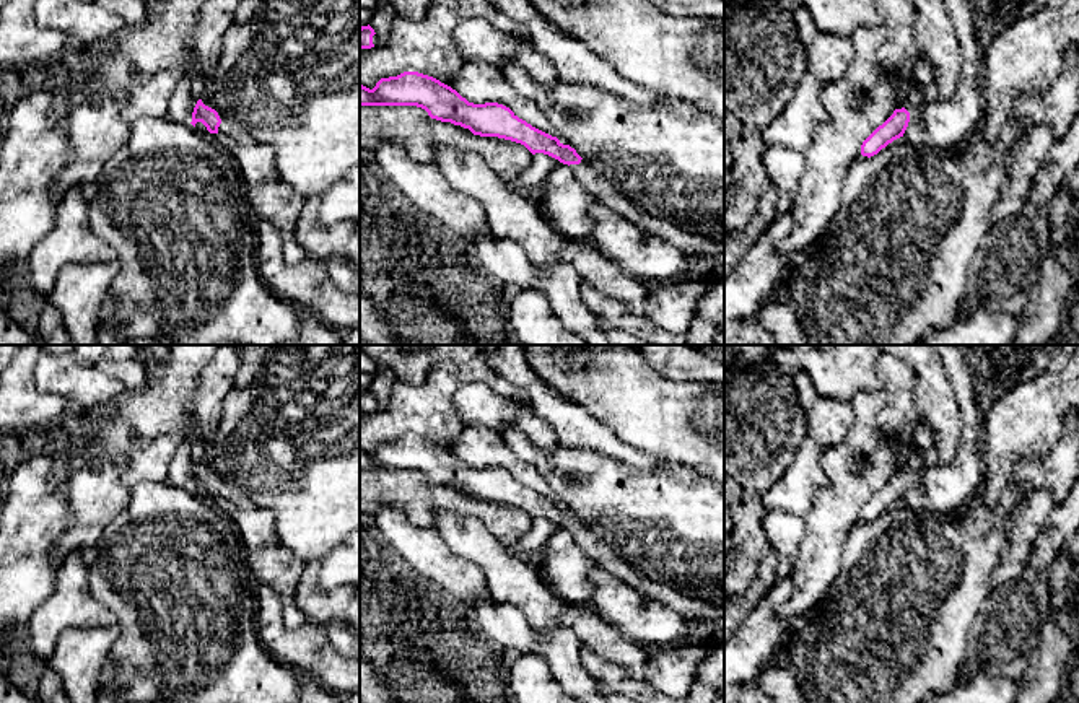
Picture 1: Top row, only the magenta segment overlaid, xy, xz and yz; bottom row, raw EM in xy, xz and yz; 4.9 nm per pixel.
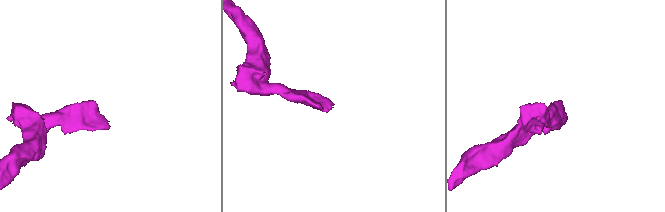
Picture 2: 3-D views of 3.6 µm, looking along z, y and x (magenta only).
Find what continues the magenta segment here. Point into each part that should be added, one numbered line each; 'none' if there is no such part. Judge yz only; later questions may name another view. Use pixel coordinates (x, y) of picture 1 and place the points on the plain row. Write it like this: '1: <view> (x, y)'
1: yz (915, 467)

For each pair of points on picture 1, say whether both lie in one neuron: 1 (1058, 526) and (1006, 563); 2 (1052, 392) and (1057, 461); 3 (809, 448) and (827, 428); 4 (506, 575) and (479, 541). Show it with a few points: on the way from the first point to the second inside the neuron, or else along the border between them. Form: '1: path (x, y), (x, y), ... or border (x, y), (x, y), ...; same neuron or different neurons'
1: border (1052, 513), (1034, 541), (1022, 572), (1014, 580); different neurons
2: border (1061, 433), (1044, 456), (1021, 462); different neurons
3: border (808, 438), (819, 449); different neurons
4: path (500, 567), (485, 549); same neuron

